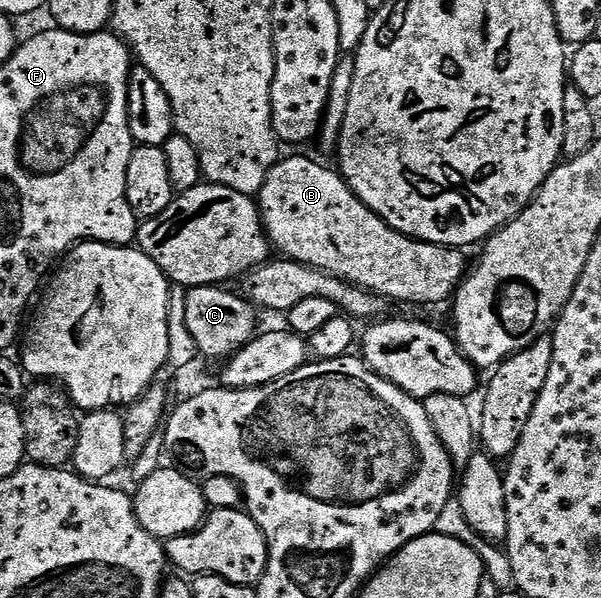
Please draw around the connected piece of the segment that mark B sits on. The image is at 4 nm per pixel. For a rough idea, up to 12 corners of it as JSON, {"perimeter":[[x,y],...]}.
{"perimeter":[[281,158],[258,206],[287,260],[446,302],[459,248],[392,228],[337,170]]}

